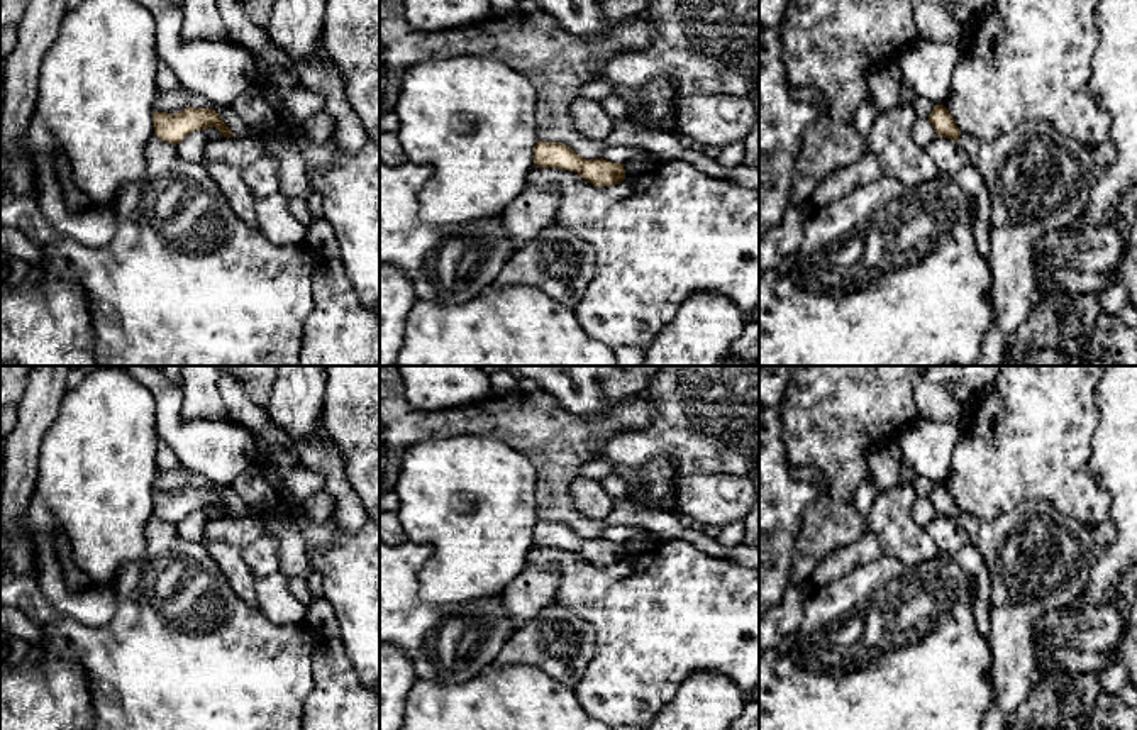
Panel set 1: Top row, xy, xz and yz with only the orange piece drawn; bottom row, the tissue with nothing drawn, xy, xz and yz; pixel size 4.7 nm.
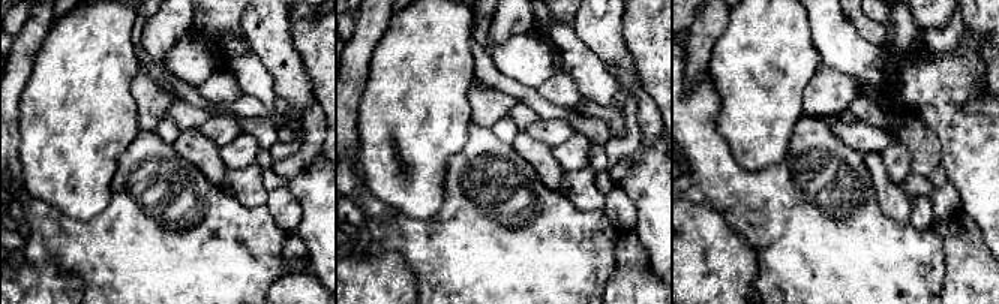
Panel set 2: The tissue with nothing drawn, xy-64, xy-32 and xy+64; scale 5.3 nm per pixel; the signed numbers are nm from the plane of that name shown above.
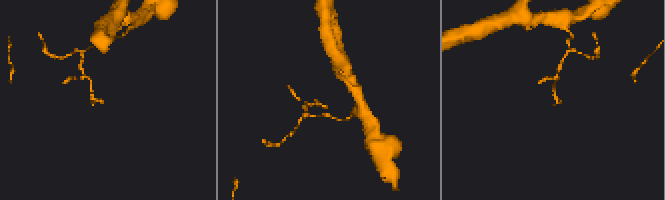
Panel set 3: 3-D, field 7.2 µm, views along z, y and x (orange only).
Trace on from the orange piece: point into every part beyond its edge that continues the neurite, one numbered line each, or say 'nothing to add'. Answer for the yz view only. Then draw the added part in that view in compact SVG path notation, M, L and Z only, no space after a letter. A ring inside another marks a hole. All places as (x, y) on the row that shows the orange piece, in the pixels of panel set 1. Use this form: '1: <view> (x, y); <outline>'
nothing to add

